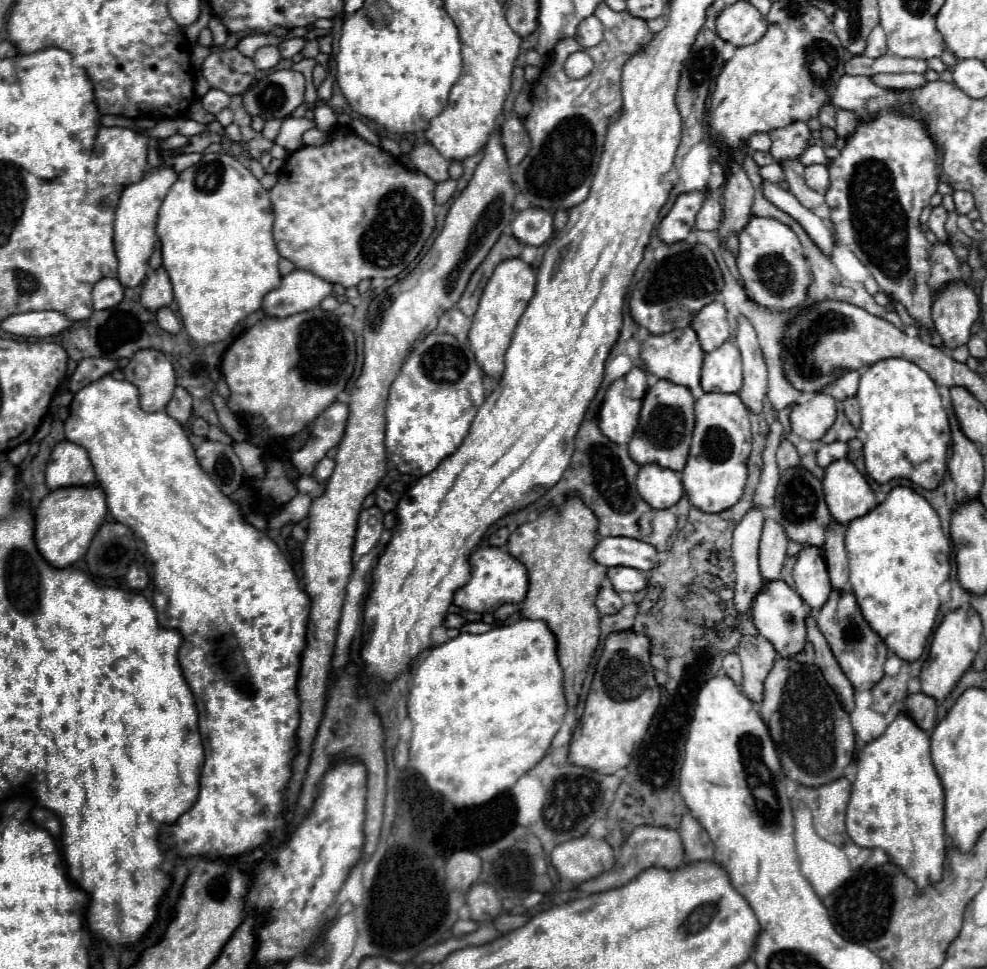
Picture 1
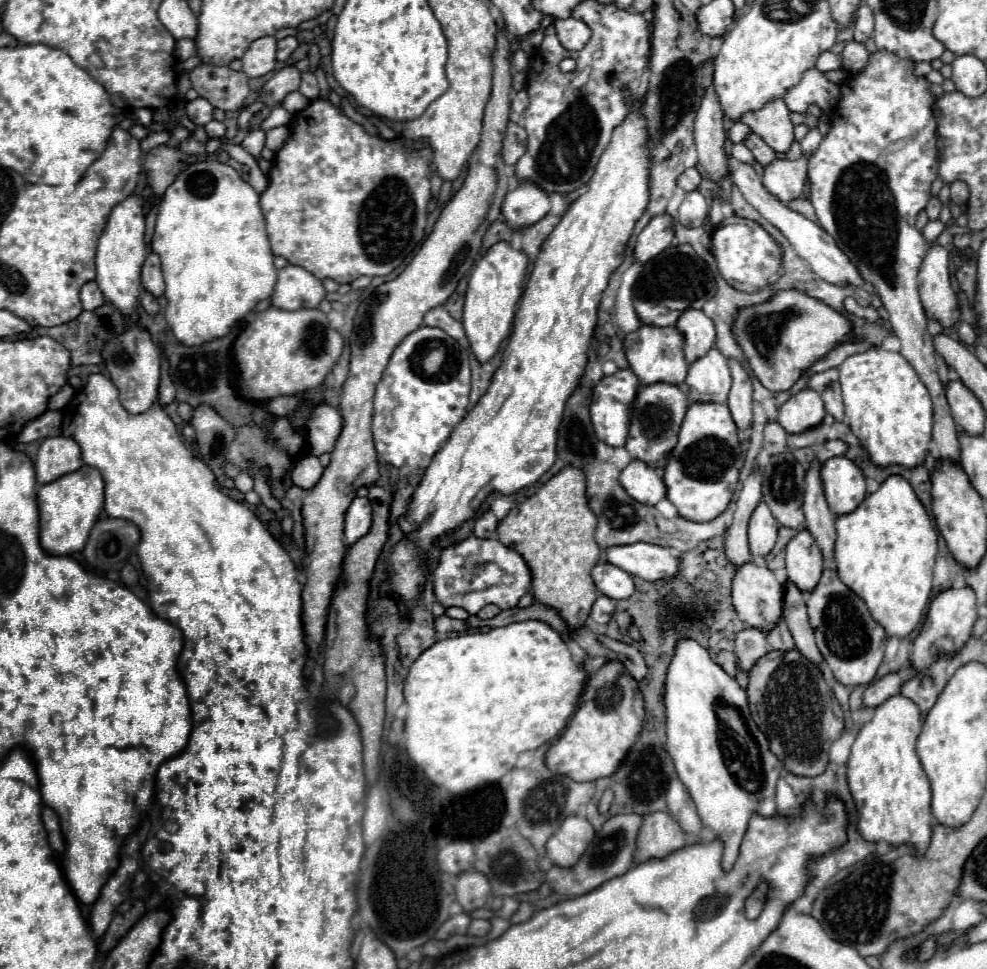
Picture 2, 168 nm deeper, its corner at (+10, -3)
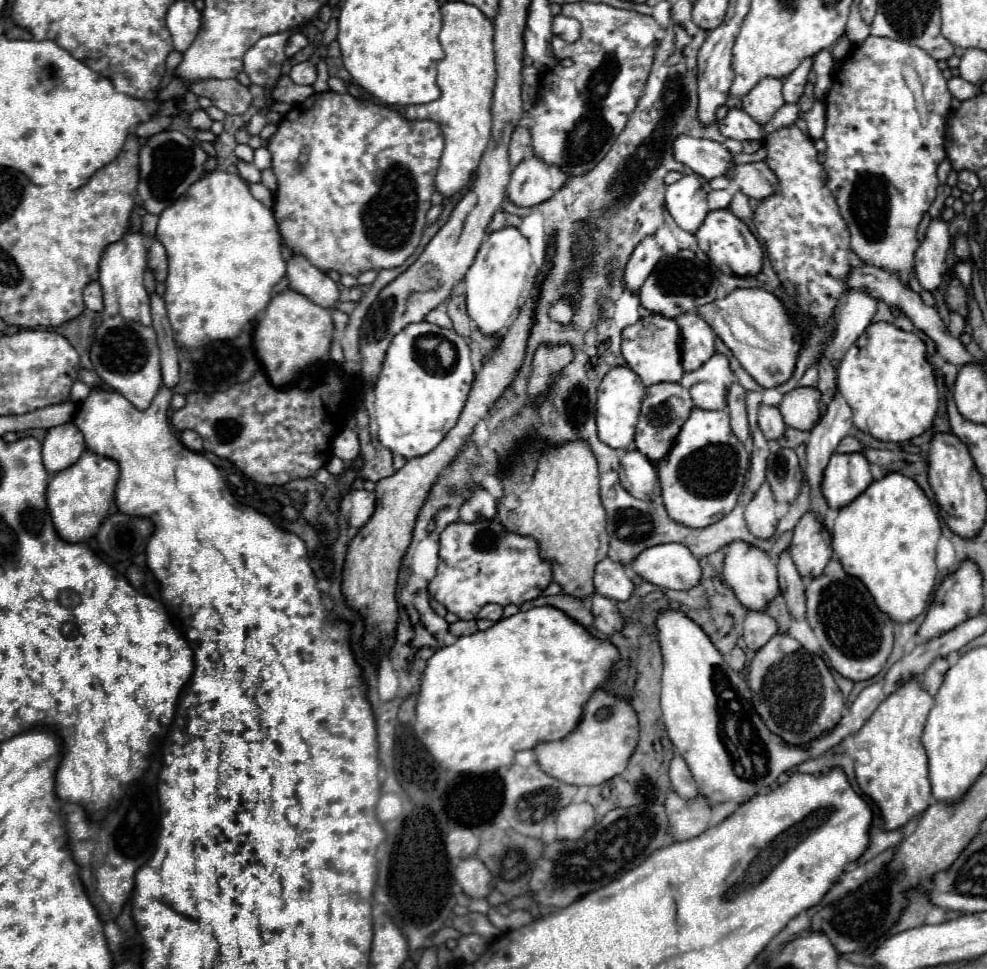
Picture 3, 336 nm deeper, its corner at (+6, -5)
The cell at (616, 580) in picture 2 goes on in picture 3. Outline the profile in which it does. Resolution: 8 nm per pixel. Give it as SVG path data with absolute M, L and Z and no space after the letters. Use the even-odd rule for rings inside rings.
M611 558L601 560L595 566L595 592L611 600L627 600L633 592L633 582L625 566Z

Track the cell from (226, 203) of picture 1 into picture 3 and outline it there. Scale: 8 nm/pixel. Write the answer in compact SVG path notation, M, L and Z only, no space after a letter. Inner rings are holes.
M221 170L209 172L197 180L171 208L165 208L157 224L157 240L165 246L168 274L165 280L167 318L179 348L201 348L213 340L233 340L243 326L271 300L273 286L285 276L285 260L281 256L281 236L271 208L265 208L249 192L245 180Z

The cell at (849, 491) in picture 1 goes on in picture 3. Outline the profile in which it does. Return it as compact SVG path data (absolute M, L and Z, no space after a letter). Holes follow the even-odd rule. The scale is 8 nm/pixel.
M861 452L851 454L833 454L829 464L823 470L821 492L829 508L839 510L843 504L849 504L871 484L873 476L869 470L869 462Z

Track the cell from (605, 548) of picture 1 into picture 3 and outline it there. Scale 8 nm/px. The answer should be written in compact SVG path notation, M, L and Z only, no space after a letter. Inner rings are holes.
M683 544L647 548L635 558L631 568L643 580L671 590L689 590L701 580L699 558Z

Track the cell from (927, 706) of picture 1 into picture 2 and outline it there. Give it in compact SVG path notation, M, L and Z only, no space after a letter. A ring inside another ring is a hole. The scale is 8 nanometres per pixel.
M931 676L911 678L909 682L903 684L901 694L903 694L905 698L913 700L913 702L919 706L919 710L921 710L923 716L931 710L931 706L935 704L935 700L937 700L937 696L939 696L937 690L935 690L935 684L933 684L933 678L931 678Z

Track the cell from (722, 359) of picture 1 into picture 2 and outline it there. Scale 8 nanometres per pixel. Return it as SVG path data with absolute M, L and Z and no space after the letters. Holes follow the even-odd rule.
M711 348L689 366L683 390L691 402L725 402L731 388L727 358Z

